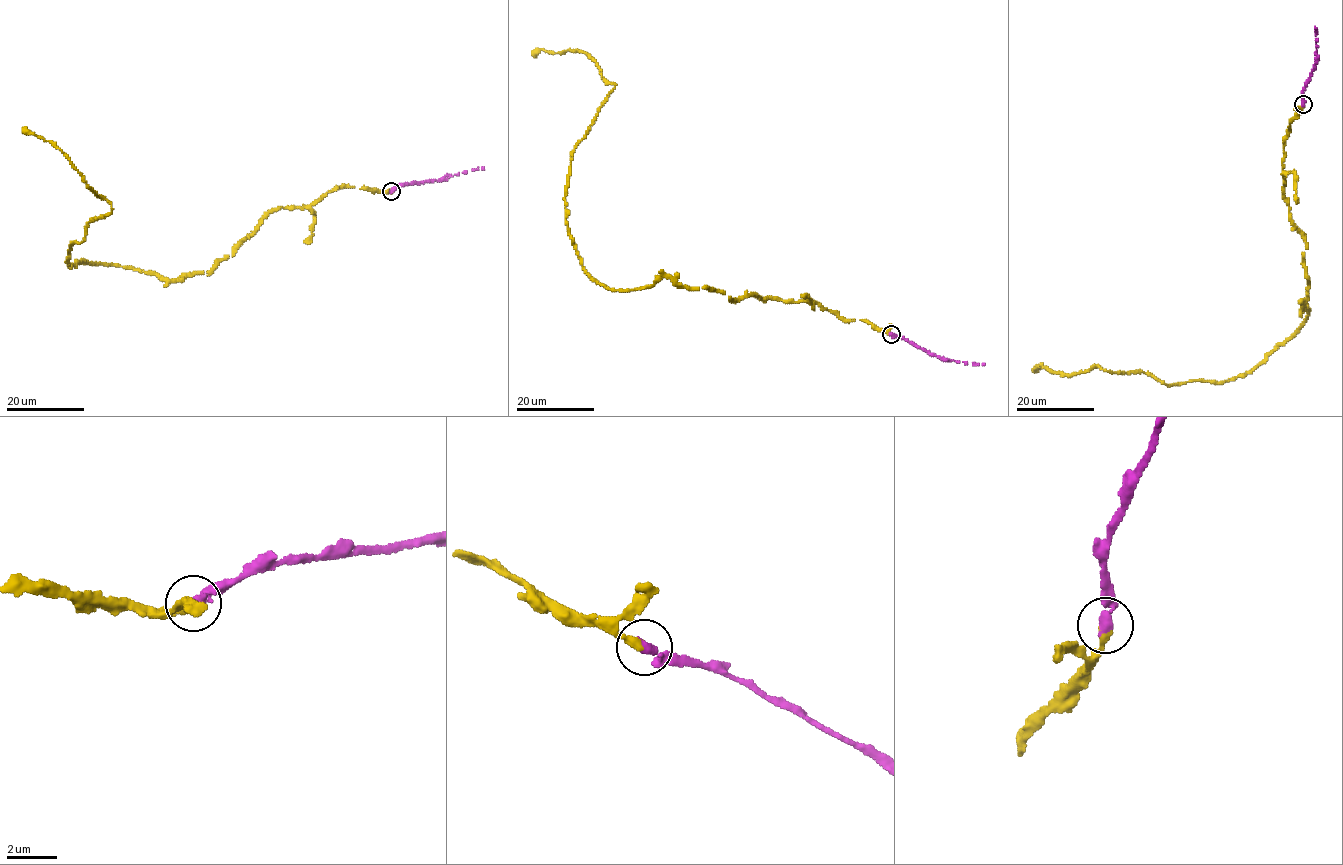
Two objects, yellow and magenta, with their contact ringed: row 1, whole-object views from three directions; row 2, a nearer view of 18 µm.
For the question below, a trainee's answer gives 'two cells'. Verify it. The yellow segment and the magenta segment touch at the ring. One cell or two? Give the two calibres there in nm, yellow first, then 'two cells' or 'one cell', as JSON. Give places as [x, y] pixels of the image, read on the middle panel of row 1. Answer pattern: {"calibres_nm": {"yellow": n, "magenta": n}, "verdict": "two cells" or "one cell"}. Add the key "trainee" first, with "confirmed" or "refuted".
{"trainee": "refuted", "calibres_nm": {"yellow": 320, "magenta": 260}, "verdict": "one cell"}

